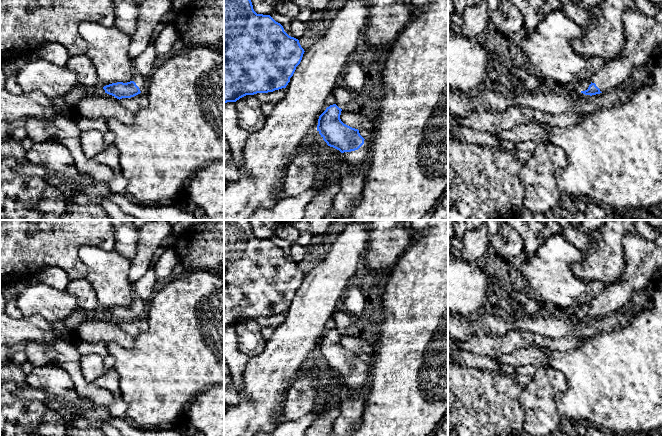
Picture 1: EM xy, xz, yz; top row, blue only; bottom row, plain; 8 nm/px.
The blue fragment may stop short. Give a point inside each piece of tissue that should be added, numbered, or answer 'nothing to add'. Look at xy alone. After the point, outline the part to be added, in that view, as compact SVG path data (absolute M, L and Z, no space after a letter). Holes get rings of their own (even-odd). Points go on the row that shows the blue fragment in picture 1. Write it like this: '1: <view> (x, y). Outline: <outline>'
1: xy (136, 76). Outline: M135 67L132 68L132 81L134 81L136 85L139 87L141 93L145 92L147 81Z

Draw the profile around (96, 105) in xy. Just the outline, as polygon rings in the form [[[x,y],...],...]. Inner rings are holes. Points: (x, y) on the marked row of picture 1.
[[[92,92],[85,96],[74,110],[74,116],[89,119],[116,119],[123,124],[134,122],[135,115],[119,99],[107,93]]]

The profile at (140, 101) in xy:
[[[143,92],[131,98],[122,98],[120,99],[120,102],[126,109],[136,113],[148,106],[149,98],[146,93]]]

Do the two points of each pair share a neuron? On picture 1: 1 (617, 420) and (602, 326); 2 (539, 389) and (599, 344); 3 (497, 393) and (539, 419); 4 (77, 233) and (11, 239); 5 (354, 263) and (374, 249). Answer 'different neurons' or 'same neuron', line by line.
1: different neurons
2: different neurons
3: different neurons
4: same neuron
5: different neurons

